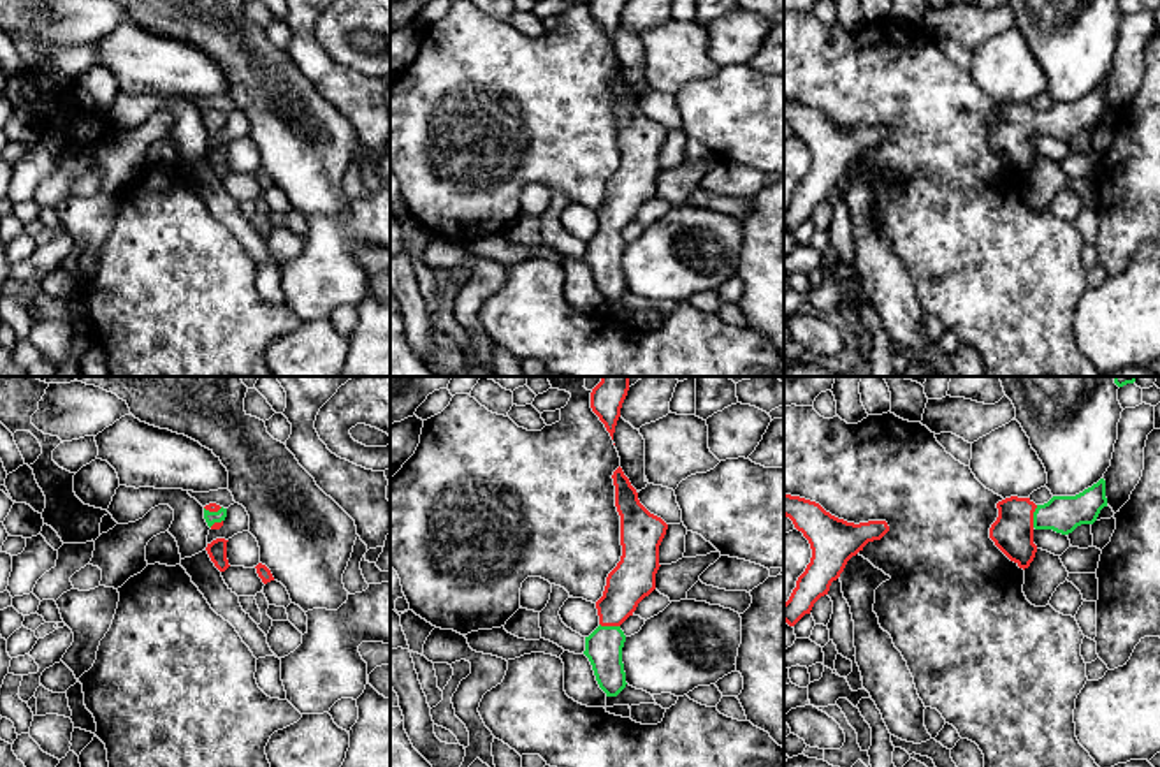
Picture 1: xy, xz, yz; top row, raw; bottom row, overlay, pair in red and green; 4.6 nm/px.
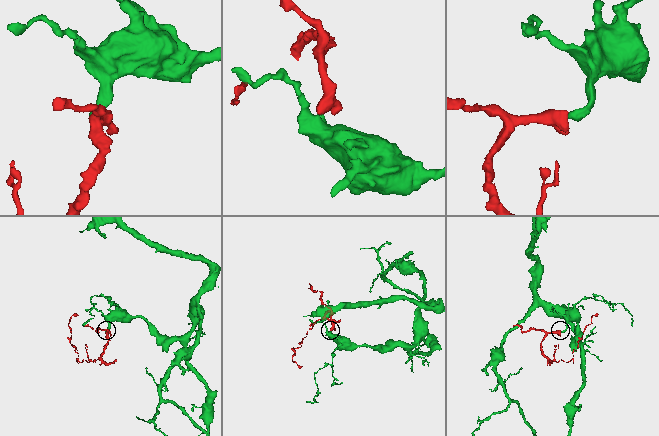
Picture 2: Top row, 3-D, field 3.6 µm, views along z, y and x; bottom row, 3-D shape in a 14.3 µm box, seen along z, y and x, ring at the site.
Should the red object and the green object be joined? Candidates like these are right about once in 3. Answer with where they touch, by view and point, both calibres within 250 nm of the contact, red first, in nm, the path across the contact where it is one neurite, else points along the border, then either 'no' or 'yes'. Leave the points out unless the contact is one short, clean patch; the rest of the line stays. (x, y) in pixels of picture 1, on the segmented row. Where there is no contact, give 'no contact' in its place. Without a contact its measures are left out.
meets red in yz at (1032, 516); 190 nm thick on the red side, 170 nm on the other; runs through yz (1013, 532), (1032, 516), (1062, 514); yes

